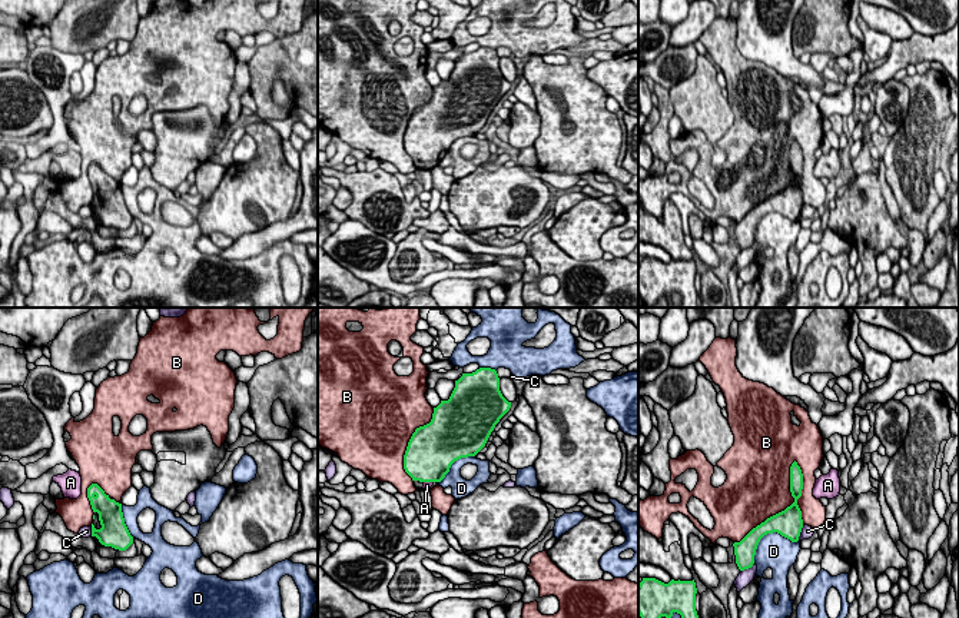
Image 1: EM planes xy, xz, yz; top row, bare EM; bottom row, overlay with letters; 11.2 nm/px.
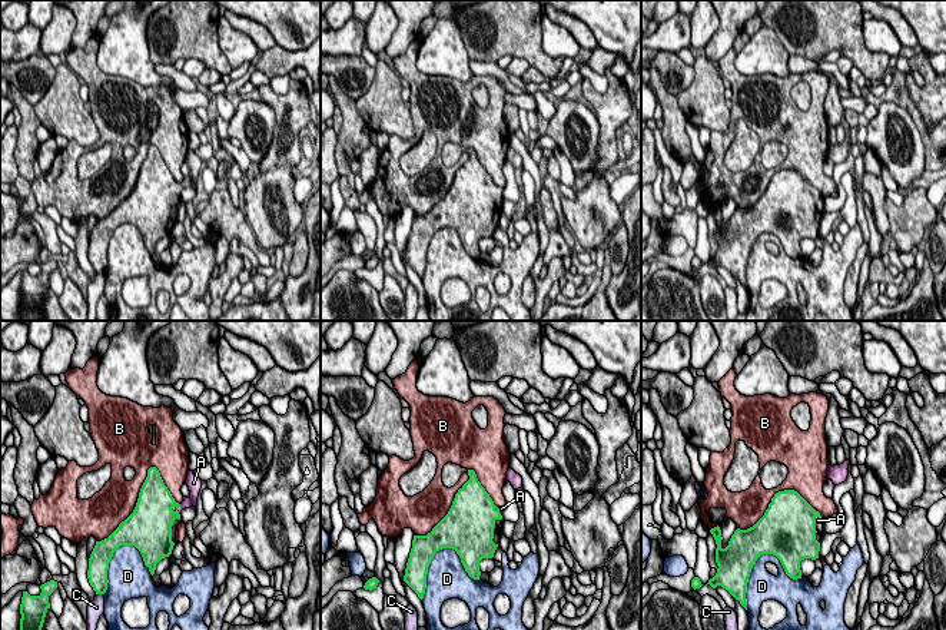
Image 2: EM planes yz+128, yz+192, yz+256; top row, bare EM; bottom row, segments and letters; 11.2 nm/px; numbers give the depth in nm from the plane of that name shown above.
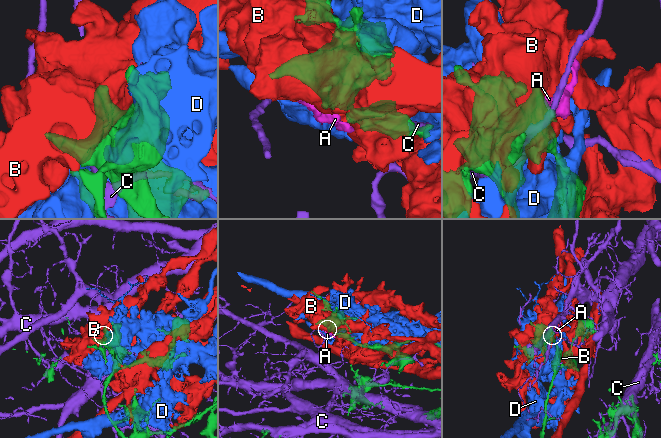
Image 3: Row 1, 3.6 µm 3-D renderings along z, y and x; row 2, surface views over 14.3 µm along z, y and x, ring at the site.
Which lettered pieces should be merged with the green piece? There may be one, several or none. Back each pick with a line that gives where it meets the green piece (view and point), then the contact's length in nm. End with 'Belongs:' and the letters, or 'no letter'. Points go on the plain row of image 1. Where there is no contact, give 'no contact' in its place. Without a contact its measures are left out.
A: contact xz (428, 160); length 110 nm
Belongs: A

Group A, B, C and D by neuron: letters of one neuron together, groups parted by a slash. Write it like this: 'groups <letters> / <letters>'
groups A / B / C / D

